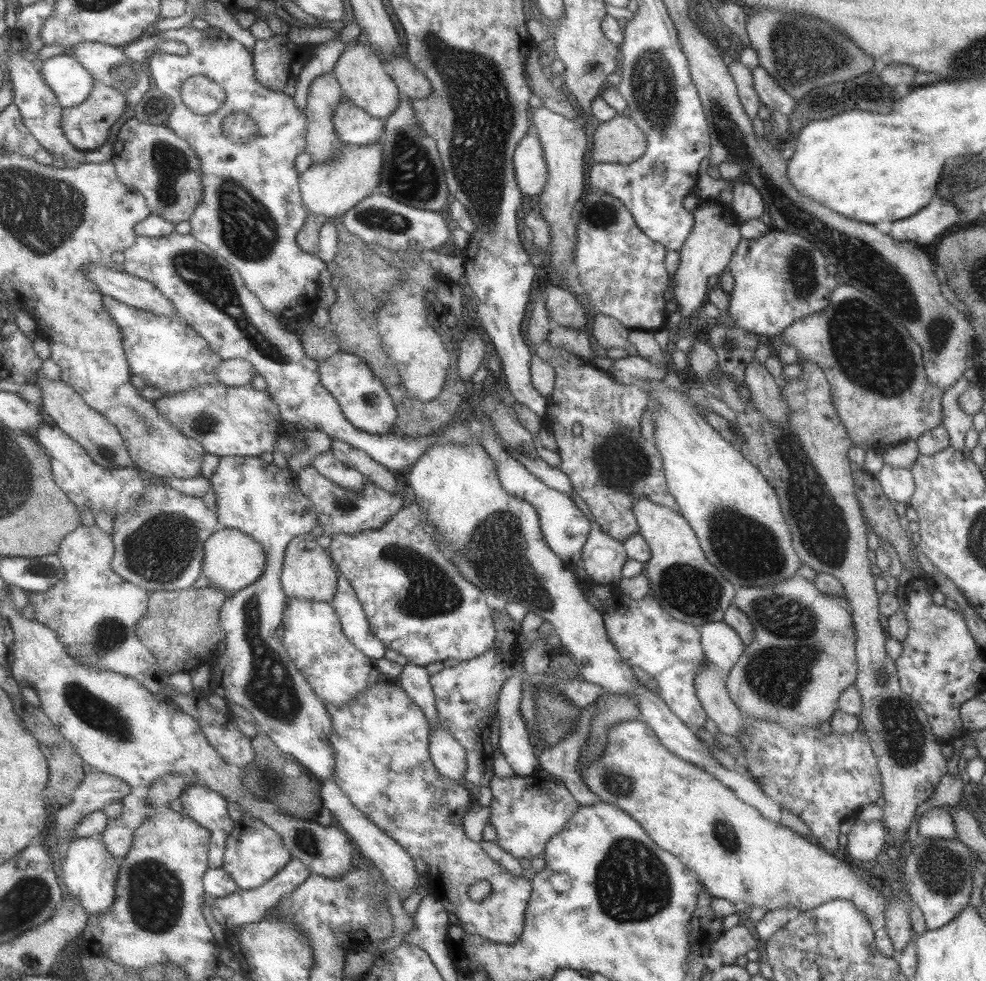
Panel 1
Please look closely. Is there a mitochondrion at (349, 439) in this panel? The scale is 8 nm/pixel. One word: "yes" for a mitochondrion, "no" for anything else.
no

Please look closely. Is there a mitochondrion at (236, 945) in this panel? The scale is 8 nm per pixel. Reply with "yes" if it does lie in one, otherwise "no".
no

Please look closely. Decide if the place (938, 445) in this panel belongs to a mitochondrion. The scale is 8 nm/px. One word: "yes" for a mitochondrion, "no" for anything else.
no

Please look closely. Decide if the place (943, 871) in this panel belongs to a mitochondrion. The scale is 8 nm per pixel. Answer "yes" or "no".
yes

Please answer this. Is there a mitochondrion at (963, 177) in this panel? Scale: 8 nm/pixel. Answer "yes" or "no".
yes

